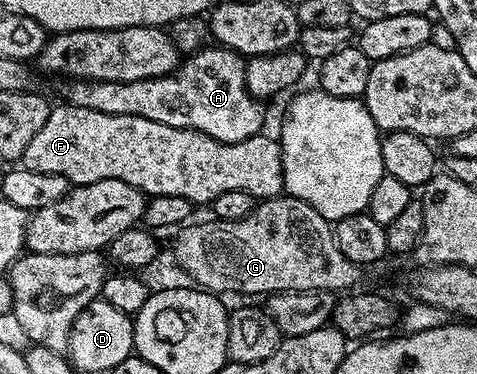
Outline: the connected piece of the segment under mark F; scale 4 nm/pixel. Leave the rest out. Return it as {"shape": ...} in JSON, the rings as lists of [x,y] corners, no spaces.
{"shape":[[[69,102],[63,106],[53,106],[50,117],[46,117],[46,125],[42,125],[42,129],[38,129],[38,134],[30,140],[30,145],[26,145],[23,166],[38,173],[58,173],[58,177],[66,177],[72,185],[107,179],[126,181],[126,185],[140,188],[145,196],[186,197],[193,205],[211,204],[222,193],[231,191],[245,191],[260,201],[279,196],[284,191],[280,145],[275,138],[267,139],[267,134],[261,133],[241,143],[220,143],[201,131],[162,125],[146,117],[98,113],[94,109],[75,107]]]}

